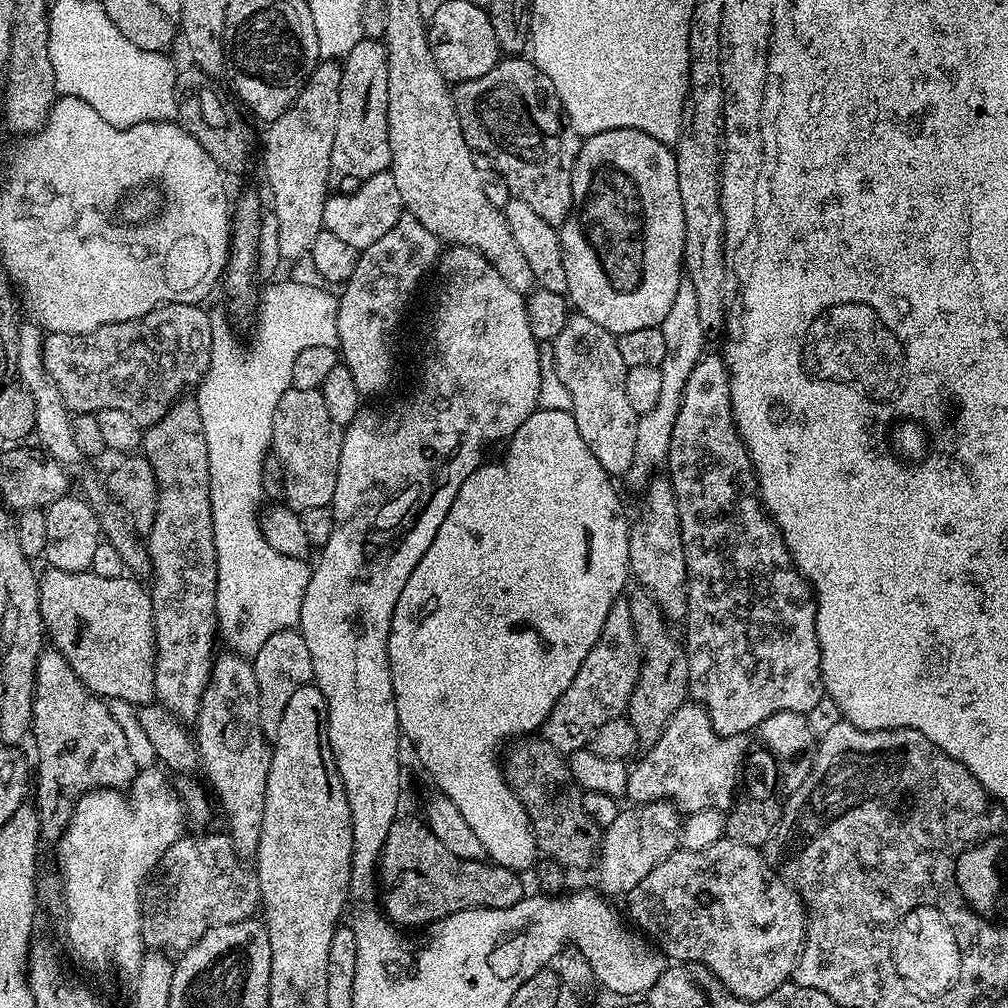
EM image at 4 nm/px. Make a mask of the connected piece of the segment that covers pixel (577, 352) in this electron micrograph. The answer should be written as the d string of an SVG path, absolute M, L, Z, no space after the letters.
M579 314L569 315L566 326L562 326L562 334L558 334L556 340L551 341L554 352L554 366L557 368L558 377L570 390L573 408L571 411L574 422L578 422L578 432L582 434L582 440L586 446L590 446L590 454L602 462L609 476L619 478L627 473L634 462L634 446L638 442L638 422L640 416L630 406L626 395L626 374L628 367L622 362L622 354L618 354L616 337L611 332L602 330L598 322L590 322L590 318Z

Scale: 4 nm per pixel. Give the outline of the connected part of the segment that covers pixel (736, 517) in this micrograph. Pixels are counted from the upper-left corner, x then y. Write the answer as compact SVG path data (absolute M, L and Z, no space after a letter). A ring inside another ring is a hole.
M705 354L701 356L699 362L694 366L694 370L690 372L690 378L686 378L686 386L682 390L682 402L678 410L678 418L674 420L674 434L670 438L670 450L666 461L666 475L672 481L672 489L676 495L676 505L678 506L678 518L680 519L680 529L682 530L682 546L686 554L686 570L688 571L688 614L686 617L686 625L688 624L688 640L686 639L686 648L688 651L688 690L691 699L695 703L700 704L706 710L706 714L710 718L710 722L714 726L714 730L720 736L742 736L752 731L759 729L762 722L766 722L766 718L770 718L770 714L778 714L782 710L790 710L791 712L808 713L824 695L824 683L822 682L822 666L820 665L820 643L818 642L818 634L816 633L816 598L812 590L811 584L804 579L804 576L796 569L796 563L792 561L792 556L788 552L788 548L784 545L784 539L780 533L780 529L772 523L771 516L764 510L763 504L760 503L758 495L758 485L756 483L756 470L752 467L752 459L748 453L748 448L744 445L744 439L740 436L740 432L736 429L736 419L732 417L732 399L730 398L730 378L728 377L728 368L724 365L723 355Z

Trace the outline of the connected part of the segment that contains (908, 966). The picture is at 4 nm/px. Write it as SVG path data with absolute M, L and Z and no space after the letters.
M915 907L904 915L892 942L892 960L909 990L919 996L940 996L956 984L961 970L961 952L955 929L936 907Z

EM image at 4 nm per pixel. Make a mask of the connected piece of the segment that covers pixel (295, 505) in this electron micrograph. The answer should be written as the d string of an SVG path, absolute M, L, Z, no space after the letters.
M291 387L282 394L278 410L274 410L271 451L284 467L283 503L293 512L302 513L313 506L331 505L334 486L338 482L343 441L341 425L330 418L326 398L322 398L319 388L298 390Z

